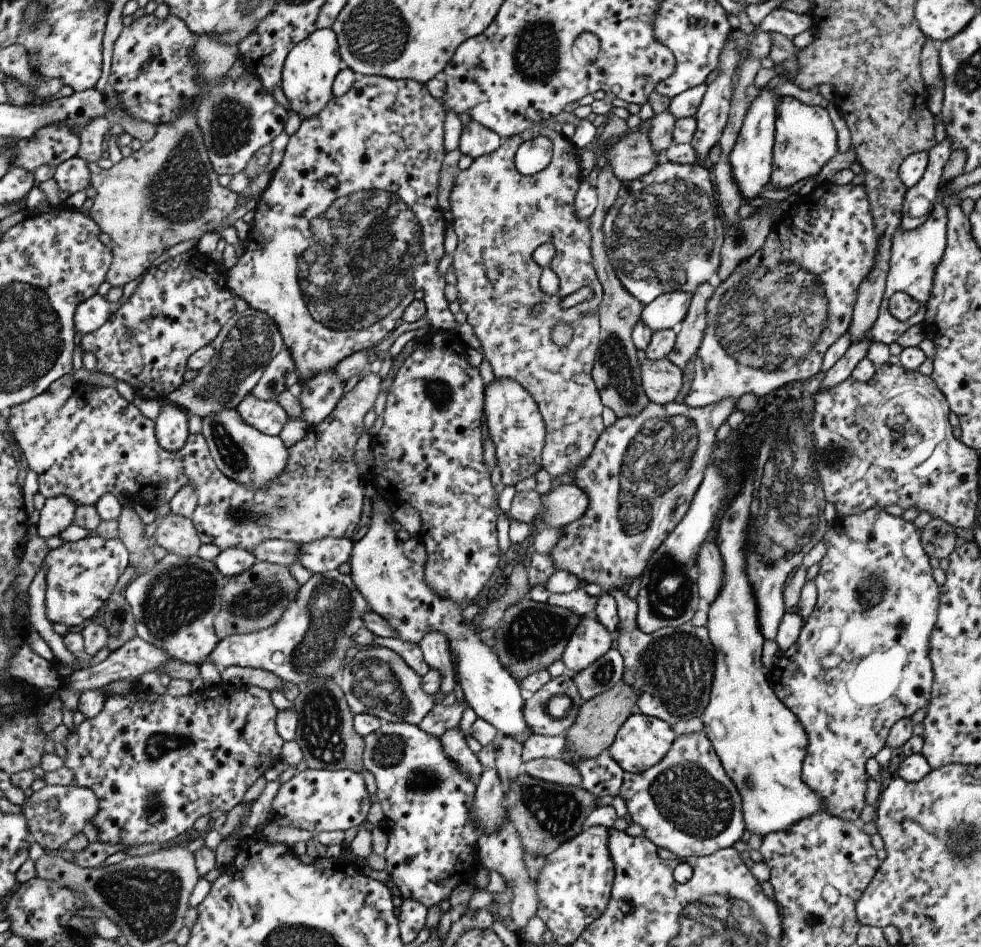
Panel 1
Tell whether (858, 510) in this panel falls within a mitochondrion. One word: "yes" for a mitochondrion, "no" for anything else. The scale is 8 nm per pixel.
no

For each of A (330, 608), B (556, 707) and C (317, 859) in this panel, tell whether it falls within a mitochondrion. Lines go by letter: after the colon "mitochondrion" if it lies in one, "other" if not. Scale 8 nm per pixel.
A: mitochondrion
B: mitochondrion
C: other

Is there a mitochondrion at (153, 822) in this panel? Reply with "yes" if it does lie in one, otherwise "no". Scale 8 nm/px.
yes

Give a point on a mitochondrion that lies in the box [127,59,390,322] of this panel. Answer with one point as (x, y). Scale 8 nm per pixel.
(178, 192)

